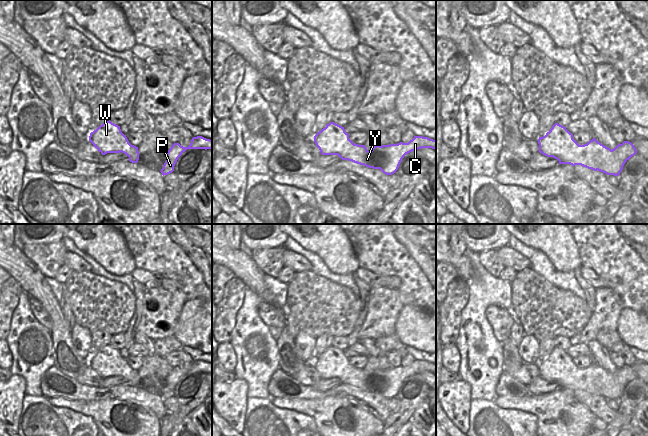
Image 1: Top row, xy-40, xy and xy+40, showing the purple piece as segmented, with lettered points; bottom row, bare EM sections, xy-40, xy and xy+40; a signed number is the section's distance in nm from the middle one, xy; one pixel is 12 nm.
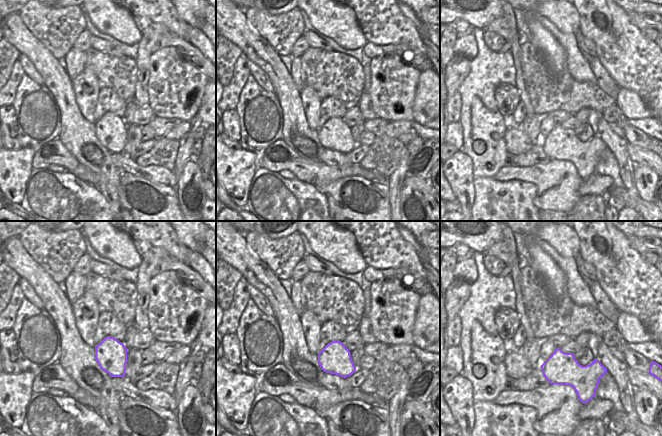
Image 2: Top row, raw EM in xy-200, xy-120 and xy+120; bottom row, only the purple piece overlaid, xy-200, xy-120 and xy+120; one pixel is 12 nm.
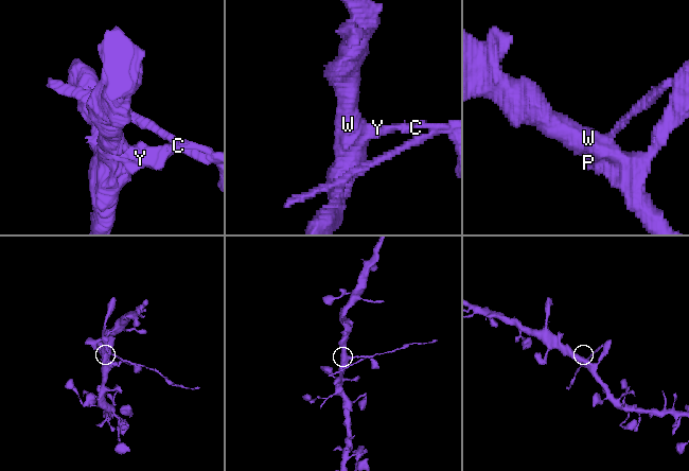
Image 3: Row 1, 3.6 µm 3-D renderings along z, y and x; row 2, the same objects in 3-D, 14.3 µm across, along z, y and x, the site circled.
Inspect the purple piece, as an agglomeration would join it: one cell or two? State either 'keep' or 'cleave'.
cleave

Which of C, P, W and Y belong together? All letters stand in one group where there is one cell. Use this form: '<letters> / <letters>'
C P / W Y

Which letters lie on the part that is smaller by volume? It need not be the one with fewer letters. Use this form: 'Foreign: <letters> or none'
Foreign: C, P

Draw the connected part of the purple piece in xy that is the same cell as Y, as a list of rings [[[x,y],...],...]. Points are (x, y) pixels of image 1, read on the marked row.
[[[330,122],[314,136],[314,142],[322,155],[338,155],[342,160],[352,161],[369,168],[375,168],[381,163],[374,163],[373,159],[385,149],[376,145],[368,151],[365,145],[354,144],[344,127]]]

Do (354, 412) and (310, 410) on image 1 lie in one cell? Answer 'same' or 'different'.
same

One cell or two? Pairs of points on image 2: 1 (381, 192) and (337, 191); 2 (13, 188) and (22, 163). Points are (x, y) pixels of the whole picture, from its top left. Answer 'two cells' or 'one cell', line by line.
1: one cell
2: one cell

